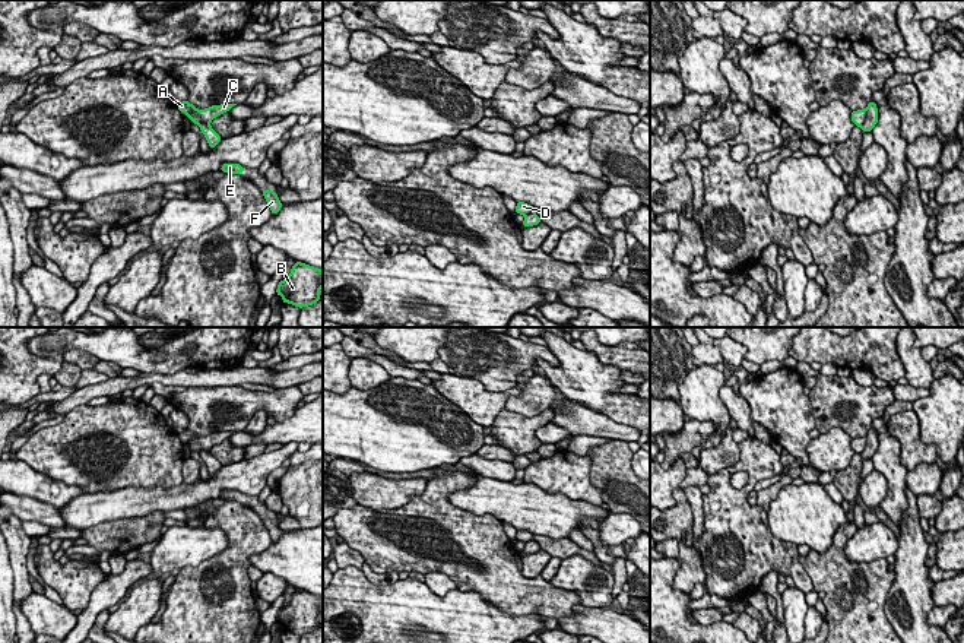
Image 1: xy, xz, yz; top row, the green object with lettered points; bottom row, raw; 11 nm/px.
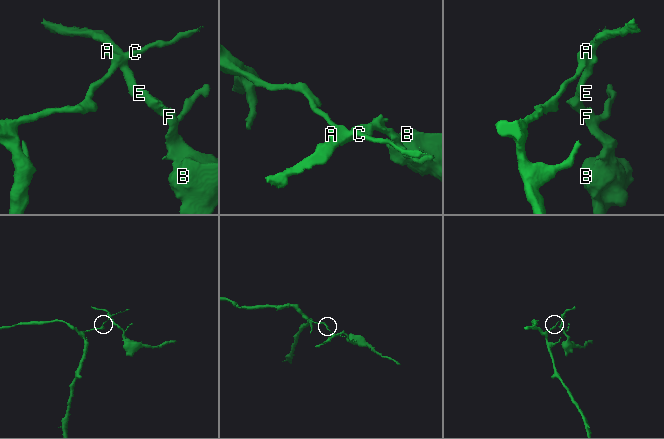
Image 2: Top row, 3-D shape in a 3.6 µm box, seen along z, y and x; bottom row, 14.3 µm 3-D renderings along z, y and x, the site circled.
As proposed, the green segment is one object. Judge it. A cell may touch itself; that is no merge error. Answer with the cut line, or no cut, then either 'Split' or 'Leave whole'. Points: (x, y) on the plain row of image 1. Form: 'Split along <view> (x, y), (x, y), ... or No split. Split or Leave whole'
Split along yz (866, 437), (866, 446), (861, 453). Split

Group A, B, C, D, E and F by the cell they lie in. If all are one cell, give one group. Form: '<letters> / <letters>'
A B E F / C D

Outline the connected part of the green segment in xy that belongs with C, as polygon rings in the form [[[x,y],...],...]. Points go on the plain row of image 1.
[[[222,431],[222,433],[212,433],[206,437],[196,437],[185,440],[187,444],[197,453],[202,450],[210,450],[215,444],[229,438],[237,431]]]

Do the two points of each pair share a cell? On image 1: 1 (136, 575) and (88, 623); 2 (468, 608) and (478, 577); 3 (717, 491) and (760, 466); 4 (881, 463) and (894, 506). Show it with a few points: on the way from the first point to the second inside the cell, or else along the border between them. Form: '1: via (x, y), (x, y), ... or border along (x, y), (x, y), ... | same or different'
1: via (121, 582), (94, 608) | same
2: border along (457, 588), (466, 592), (478, 592), (503, 611) | different
3: via (722, 478), (738, 466), (747, 466) | same
4: via (891, 474), (896, 478), (896, 496) | same

